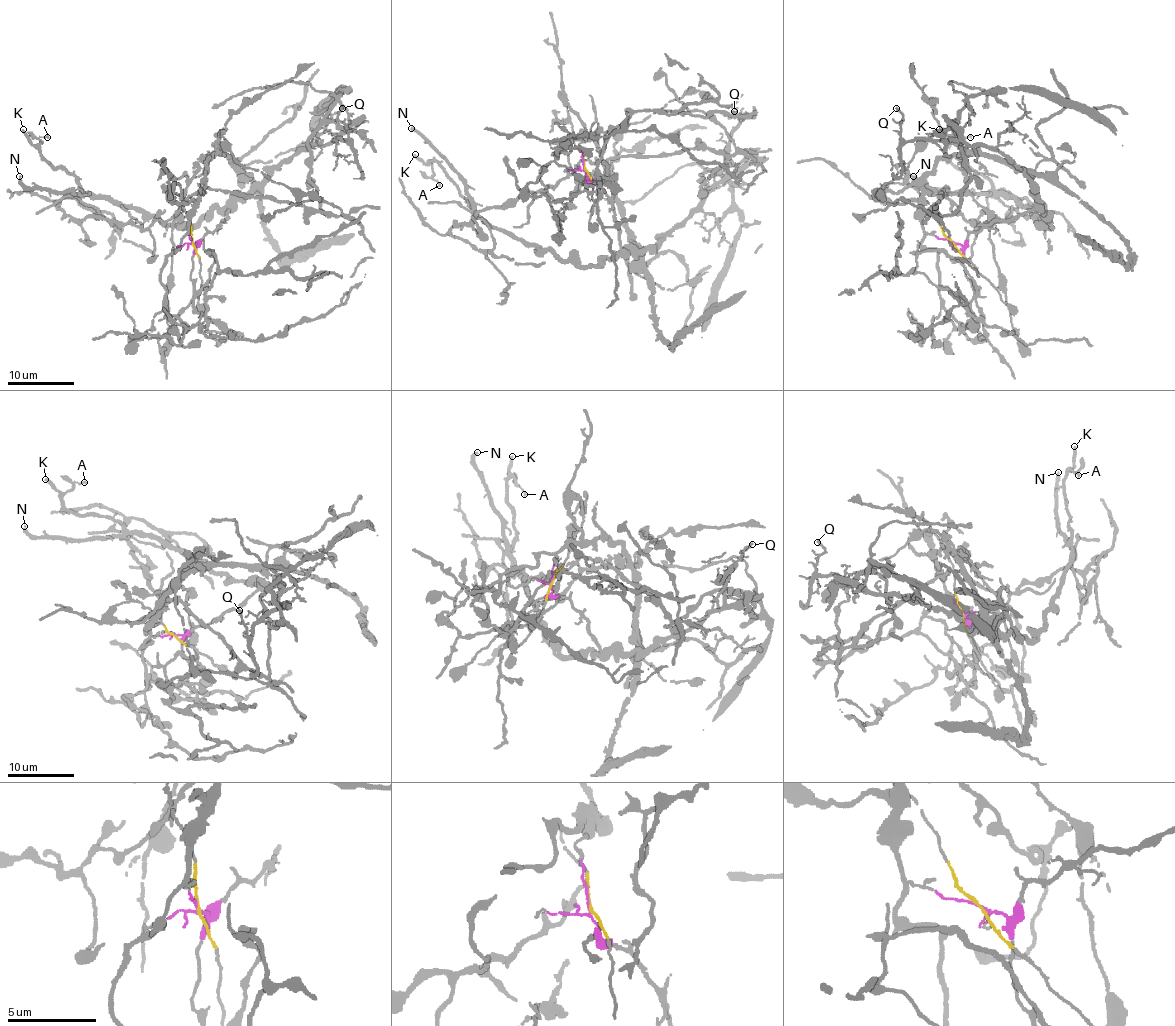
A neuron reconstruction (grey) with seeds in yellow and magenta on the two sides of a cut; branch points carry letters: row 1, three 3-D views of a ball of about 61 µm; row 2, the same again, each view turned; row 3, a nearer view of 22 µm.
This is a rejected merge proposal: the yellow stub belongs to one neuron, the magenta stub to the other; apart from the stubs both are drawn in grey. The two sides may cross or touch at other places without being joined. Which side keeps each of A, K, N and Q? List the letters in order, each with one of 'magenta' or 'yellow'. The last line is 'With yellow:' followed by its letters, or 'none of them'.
A: magenta
K: magenta
N: magenta
Q: magenta
With yellow: none of them

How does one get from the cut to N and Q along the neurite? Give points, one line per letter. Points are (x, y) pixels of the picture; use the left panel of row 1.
N: (192, 241), (212, 232), (226, 208), (169, 227), (101, 198), (28, 189), (20, 175)
Q: (192, 241), (197, 245), (236, 202), (299, 150), (339, 139), (347, 141), (347, 127), (337, 114), (342, 107)

